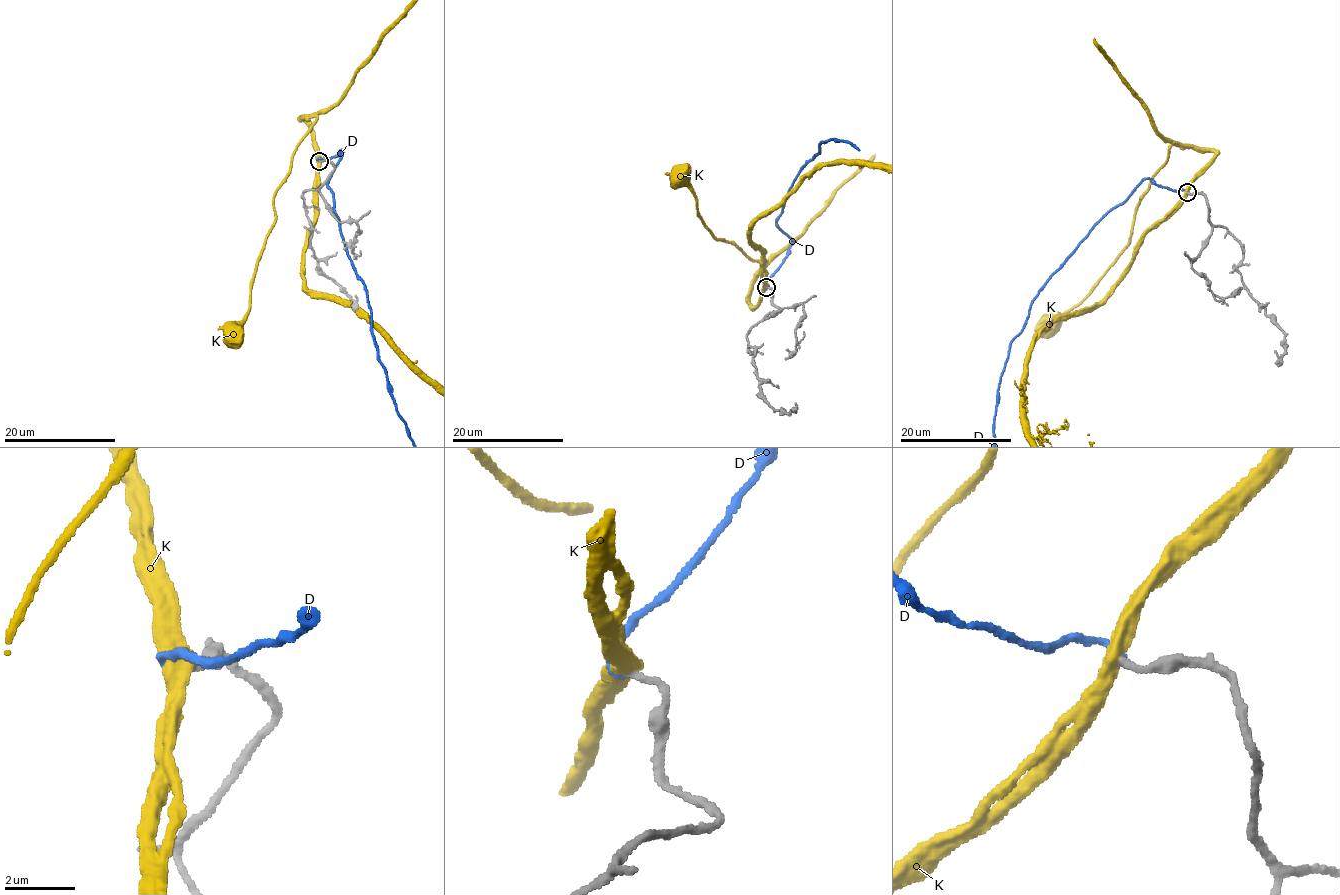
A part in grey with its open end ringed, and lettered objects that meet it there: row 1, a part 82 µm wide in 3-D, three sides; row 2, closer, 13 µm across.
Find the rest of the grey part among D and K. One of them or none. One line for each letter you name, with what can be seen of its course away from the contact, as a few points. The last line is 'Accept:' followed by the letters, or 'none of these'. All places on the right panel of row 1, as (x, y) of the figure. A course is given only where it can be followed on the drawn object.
Accept: D

